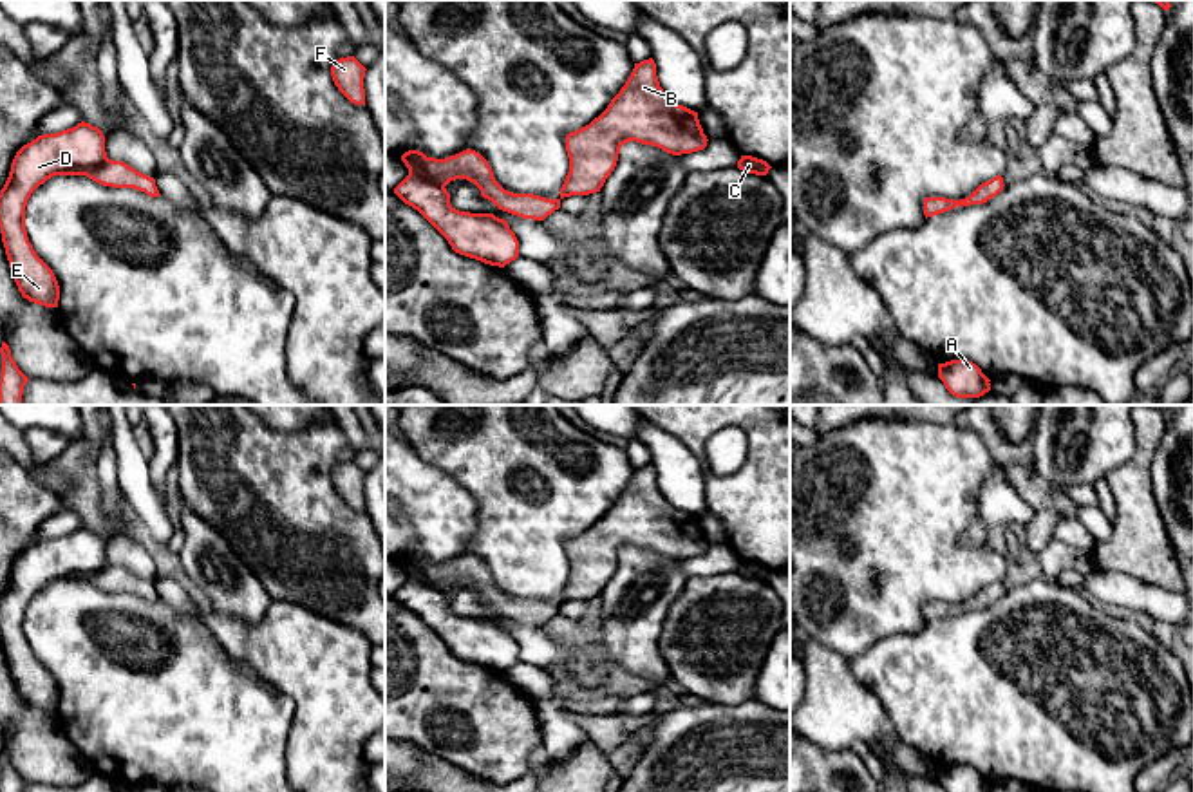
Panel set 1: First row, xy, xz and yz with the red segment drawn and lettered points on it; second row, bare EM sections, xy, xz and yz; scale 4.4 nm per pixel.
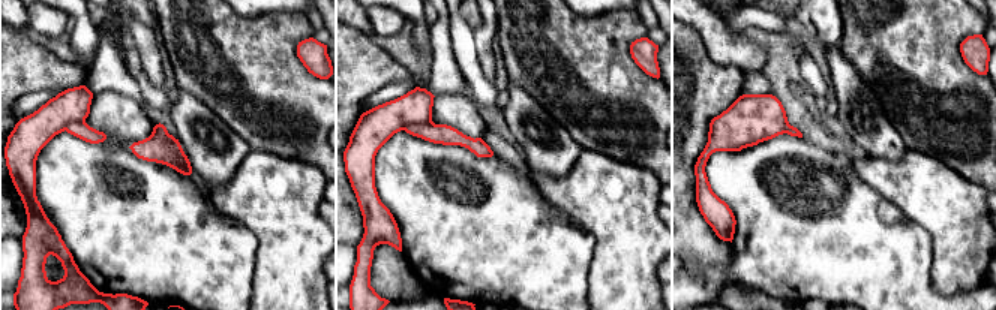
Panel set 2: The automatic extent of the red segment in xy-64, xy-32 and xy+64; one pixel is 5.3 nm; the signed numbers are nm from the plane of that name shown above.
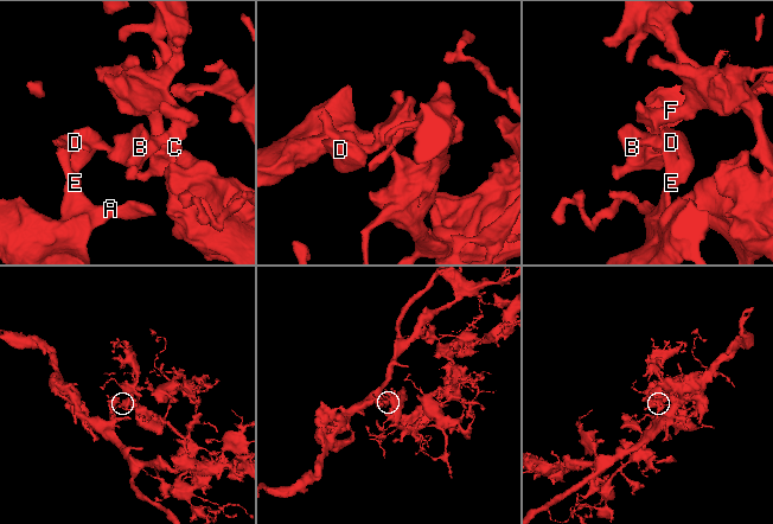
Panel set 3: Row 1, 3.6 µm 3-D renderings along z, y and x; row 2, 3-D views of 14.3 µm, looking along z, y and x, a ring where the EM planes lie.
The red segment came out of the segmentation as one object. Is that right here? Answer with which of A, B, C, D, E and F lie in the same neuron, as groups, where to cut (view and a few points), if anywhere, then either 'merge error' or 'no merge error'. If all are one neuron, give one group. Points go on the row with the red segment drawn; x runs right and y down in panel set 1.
A D E / B C F | xy (154, 181), (145, 181), (141, 190) | merge error

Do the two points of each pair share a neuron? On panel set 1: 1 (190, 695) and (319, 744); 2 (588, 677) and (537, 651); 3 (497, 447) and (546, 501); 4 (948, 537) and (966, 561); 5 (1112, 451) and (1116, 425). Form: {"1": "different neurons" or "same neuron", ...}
{"1": "different neurons", "2": "same neuron", "3": "same neuron", "4": "same neuron", "5": "same neuron"}

